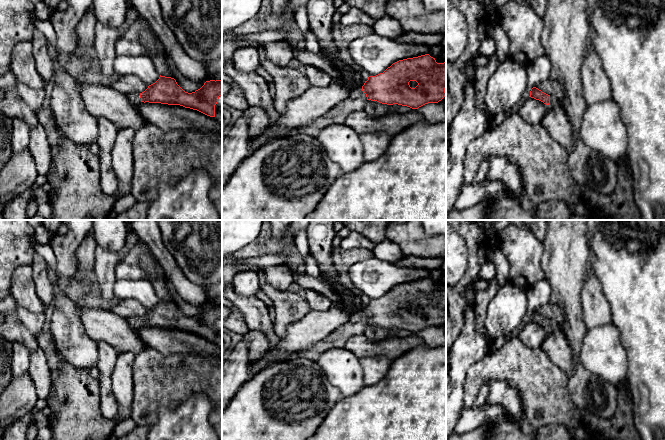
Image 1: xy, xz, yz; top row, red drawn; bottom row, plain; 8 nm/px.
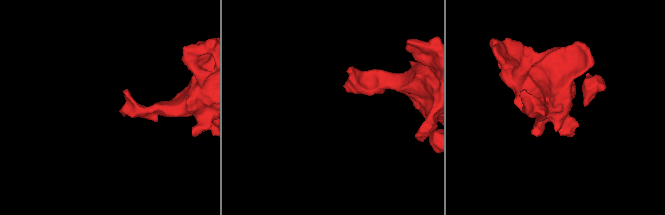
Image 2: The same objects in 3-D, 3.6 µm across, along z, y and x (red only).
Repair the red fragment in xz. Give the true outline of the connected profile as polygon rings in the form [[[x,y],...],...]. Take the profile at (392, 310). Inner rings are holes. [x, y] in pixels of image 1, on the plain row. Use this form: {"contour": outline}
{"contour": [[[429,278],[399,284],[383,297],[369,300],[361,313],[351,316],[327,337],[286,360],[305,358],[317,362],[327,350],[343,348],[350,337],[364,334],[368,324],[418,333],[441,325],[446,320],[445,313],[446,285],[437,287]]]}

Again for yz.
{"contour": [[[533,311],[531,313],[529,321],[539,324],[549,331],[552,331],[552,330],[558,328],[558,325],[554,320],[550,320],[550,319],[542,316],[541,314],[539,314],[536,311]]]}

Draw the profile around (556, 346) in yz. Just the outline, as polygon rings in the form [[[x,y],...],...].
[[[554,329],[549,331],[541,348],[555,366],[569,375],[573,372],[576,366],[573,351],[562,330]]]

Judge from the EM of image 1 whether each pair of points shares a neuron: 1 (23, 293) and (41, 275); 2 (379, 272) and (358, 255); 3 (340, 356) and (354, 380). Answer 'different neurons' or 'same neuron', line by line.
1: different neurons
2: different neurons
3: same neuron

